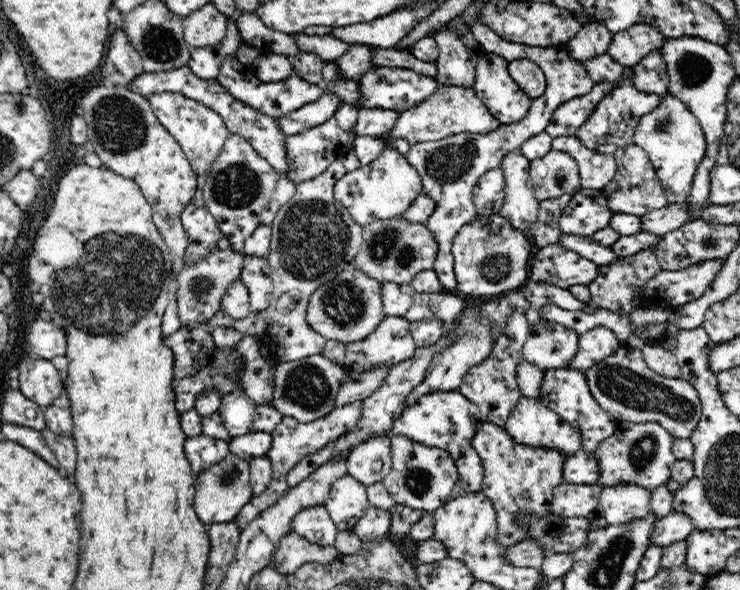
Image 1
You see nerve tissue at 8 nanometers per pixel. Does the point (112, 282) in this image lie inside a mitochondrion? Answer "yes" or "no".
yes

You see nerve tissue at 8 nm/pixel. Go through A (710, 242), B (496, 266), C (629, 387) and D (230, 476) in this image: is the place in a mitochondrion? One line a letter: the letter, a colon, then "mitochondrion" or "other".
A: mitochondrion
B: mitochondrion
C: mitochondrion
D: mitochondrion

